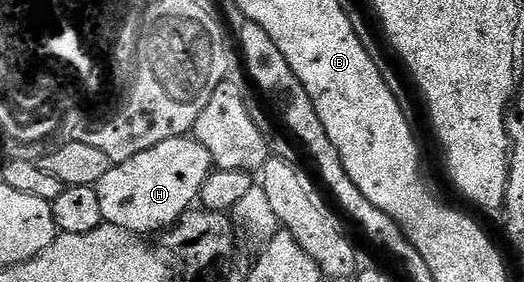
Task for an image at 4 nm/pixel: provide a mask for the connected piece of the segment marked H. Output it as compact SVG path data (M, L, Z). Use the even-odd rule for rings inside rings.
M195 136L175 137L166 139L166 143L157 143L155 147L134 155L134 159L126 159L126 163L113 165L95 185L104 220L107 224L122 227L133 235L148 235L144 233L156 233L159 229L167 230L199 202L202 183L206 183L213 168L210 153L206 151L206 147L202 147L202 143L196 141Z

